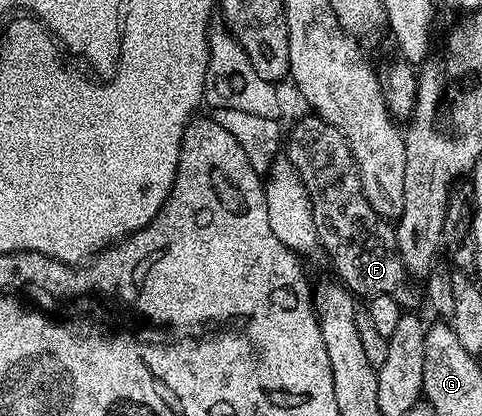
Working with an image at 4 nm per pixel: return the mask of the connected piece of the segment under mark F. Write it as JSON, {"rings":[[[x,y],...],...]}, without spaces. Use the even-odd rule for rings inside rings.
{"rings":[[[306,113],[285,136],[284,155],[308,189],[321,250],[330,254],[334,271],[339,275],[335,276],[342,286],[358,297],[387,295],[403,309],[417,308],[414,306],[423,302],[424,295],[419,288],[418,291],[414,288],[417,286],[404,269],[396,245],[395,224],[377,215],[372,205],[368,205],[352,149],[348,149],[348,141],[340,129],[328,125],[319,115]]]}

